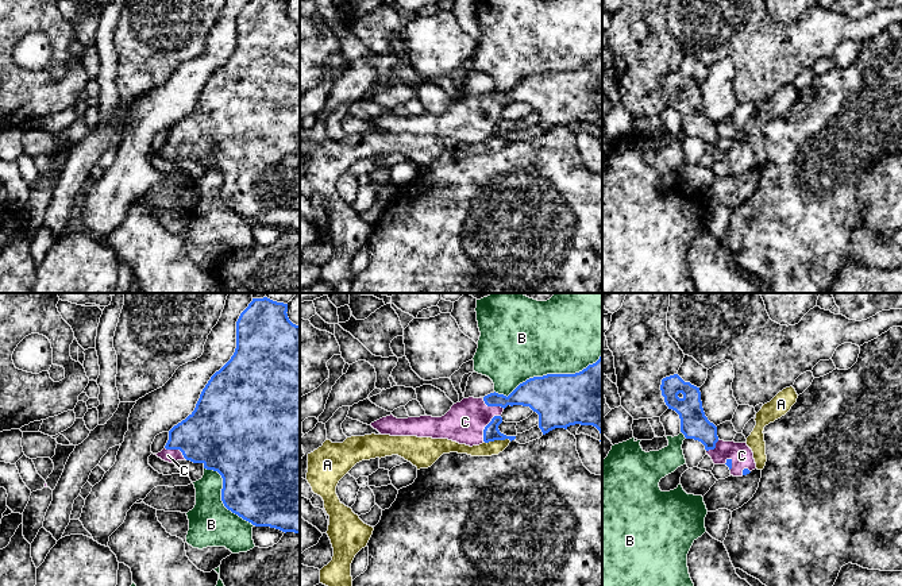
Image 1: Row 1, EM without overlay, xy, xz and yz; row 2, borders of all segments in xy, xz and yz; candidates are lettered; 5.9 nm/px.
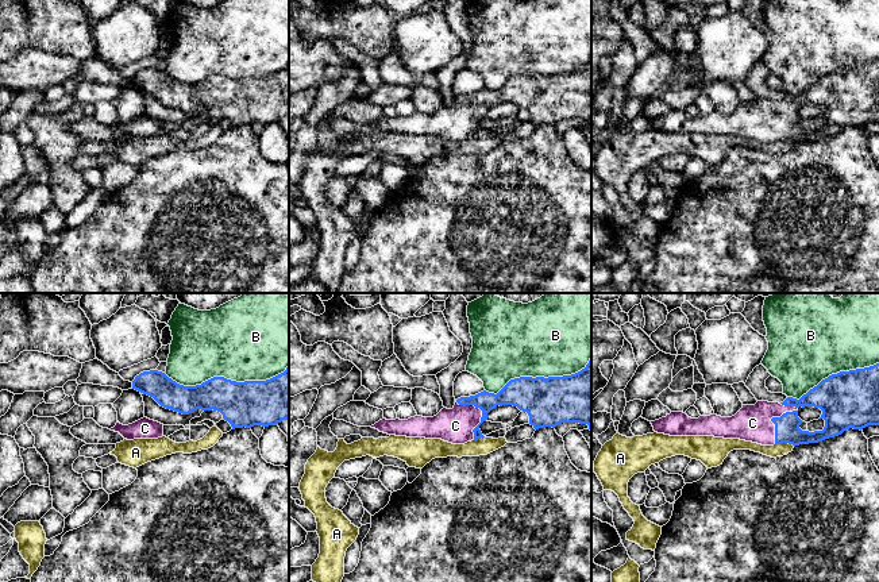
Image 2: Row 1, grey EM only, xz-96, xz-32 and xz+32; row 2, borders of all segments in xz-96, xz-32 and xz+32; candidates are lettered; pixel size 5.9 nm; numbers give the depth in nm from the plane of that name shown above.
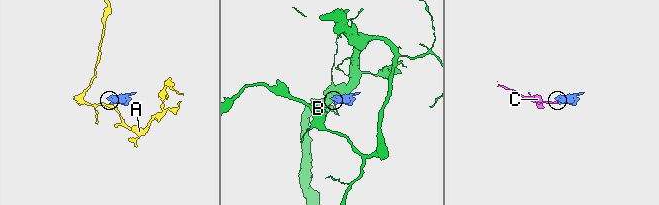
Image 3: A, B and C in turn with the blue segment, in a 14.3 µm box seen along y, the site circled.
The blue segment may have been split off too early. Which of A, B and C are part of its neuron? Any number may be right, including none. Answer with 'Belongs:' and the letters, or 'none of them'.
Belongs: C

